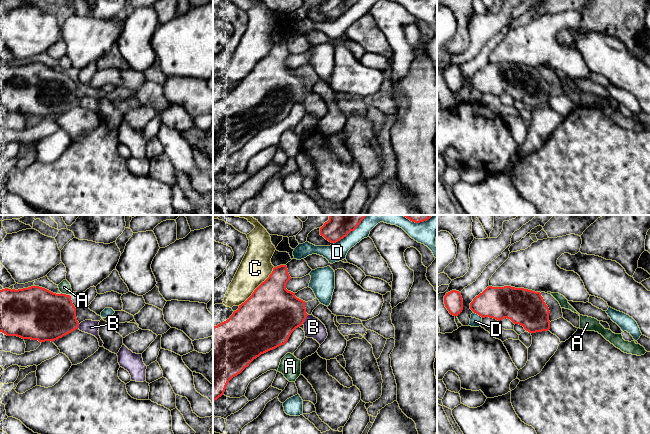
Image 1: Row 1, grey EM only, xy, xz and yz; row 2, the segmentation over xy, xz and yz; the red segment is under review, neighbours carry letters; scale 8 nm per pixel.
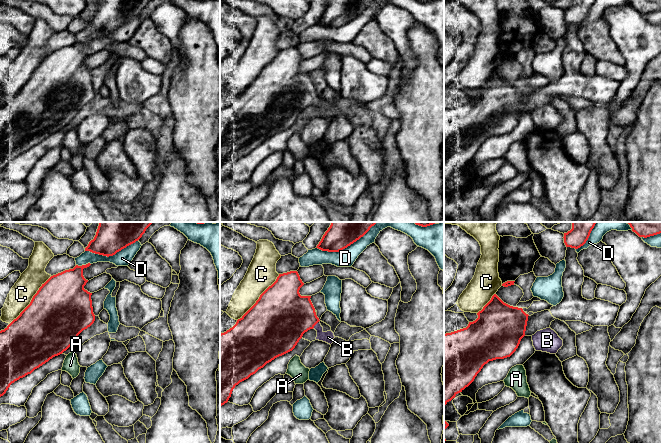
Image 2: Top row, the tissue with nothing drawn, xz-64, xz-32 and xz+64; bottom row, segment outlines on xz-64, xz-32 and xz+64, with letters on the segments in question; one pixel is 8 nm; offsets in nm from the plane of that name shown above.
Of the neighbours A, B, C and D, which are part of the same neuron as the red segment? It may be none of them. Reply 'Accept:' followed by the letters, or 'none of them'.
Accept: B

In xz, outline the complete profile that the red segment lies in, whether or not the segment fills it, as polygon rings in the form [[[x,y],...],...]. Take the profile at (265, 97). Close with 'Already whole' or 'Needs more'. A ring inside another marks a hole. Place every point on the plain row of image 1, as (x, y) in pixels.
[[[286,41],[274,43],[269,53],[239,81],[229,95],[213,103],[213,178],[224,170],[233,153],[261,130],[287,119],[291,109],[302,100],[305,113],[313,114],[320,121],[327,114],[325,101],[306,89],[305,77],[286,65],[290,55]]]. Needs more

